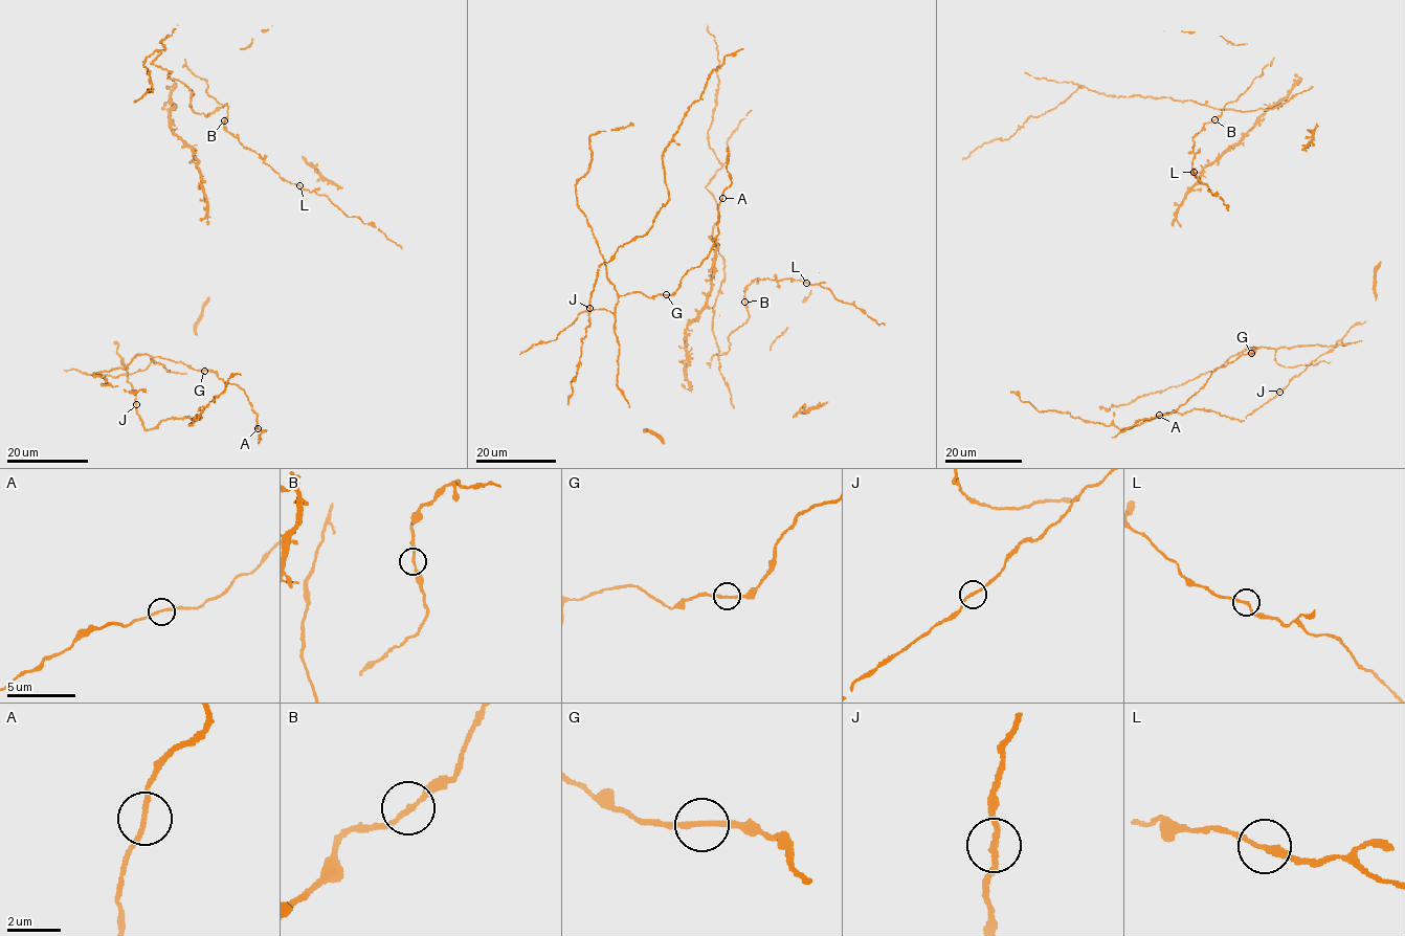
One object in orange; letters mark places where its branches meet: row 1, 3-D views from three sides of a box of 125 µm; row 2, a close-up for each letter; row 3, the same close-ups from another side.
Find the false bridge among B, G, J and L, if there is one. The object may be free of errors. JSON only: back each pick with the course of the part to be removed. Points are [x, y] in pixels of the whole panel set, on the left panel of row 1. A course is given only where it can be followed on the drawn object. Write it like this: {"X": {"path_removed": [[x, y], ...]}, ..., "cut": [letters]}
{"cut": []}

